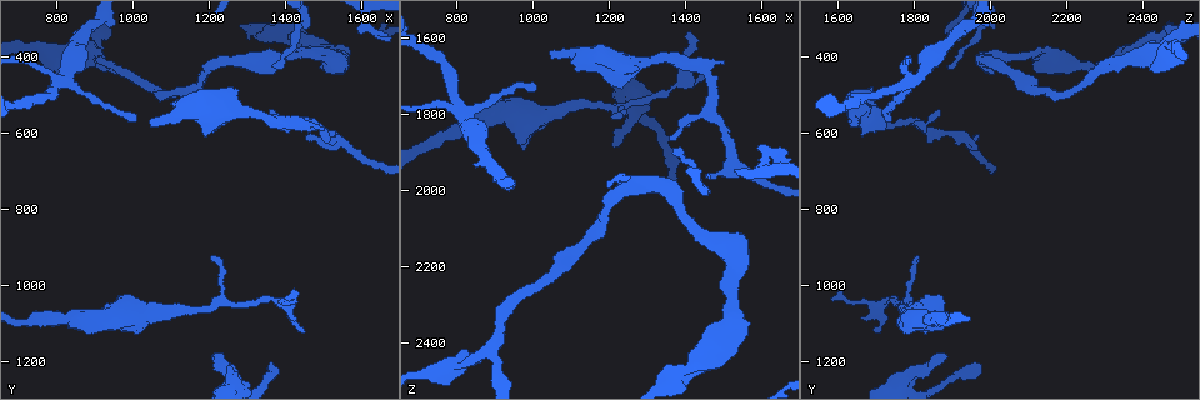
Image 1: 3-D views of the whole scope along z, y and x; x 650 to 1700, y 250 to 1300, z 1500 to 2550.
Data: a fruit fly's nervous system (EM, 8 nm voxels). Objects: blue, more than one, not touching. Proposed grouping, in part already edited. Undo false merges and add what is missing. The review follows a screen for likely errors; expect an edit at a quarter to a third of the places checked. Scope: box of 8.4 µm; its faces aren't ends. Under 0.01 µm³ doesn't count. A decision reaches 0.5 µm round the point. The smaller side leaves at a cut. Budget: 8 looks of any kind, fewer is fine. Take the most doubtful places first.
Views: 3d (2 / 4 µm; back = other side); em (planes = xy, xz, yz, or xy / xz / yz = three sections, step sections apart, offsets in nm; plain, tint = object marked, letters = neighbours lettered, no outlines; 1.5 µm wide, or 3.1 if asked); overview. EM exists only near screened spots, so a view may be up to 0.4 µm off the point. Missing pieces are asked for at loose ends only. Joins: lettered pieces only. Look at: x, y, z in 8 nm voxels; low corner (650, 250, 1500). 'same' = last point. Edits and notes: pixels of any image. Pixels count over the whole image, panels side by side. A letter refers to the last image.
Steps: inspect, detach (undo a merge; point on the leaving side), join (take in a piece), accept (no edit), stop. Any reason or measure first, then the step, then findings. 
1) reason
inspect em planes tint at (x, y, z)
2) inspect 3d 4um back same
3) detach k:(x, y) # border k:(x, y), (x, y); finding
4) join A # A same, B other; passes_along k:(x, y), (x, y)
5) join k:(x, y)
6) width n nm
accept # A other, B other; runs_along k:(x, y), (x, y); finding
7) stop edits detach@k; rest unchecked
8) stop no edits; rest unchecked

inspect em planes letters at (1210, 1180, 1885)

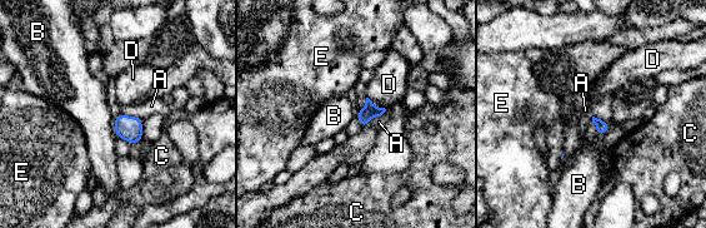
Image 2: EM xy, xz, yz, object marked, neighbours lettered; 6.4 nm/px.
accept # A other, B other, C other, D other, E other; no lettered piece goes on from it

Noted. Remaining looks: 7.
inspect em planes letters at (1045, 590, 1655)

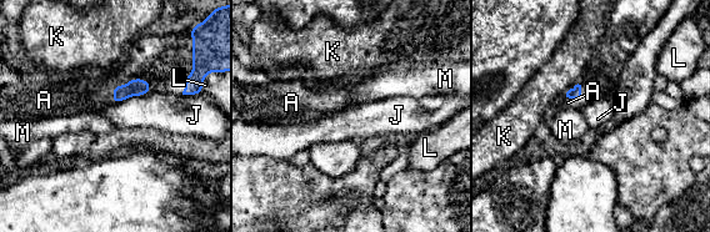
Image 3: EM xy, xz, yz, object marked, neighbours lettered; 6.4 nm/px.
join A # A same, J other, K other, L other, M other; passes_along 3:(575, 92), (578, 97), (568, 102); it goes on there

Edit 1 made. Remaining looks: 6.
inspect overview

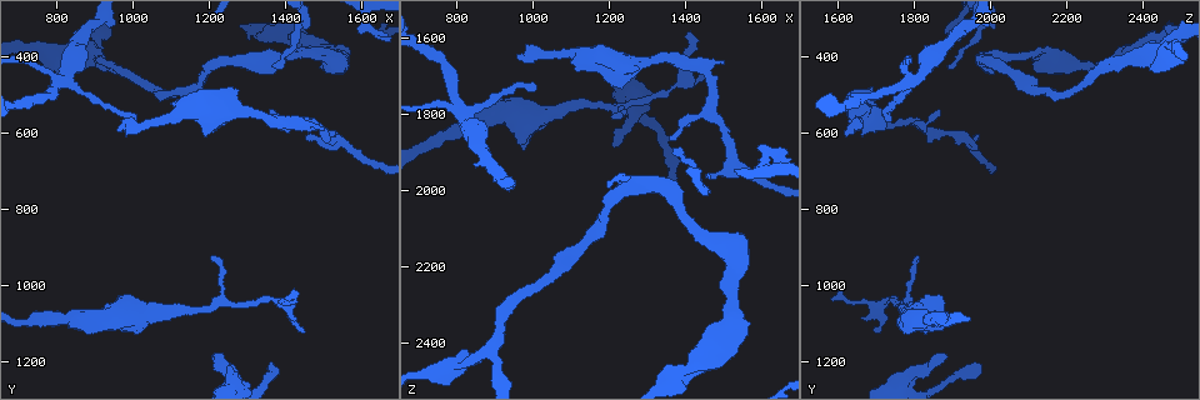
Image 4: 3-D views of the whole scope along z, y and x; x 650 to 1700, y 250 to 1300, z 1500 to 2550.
inspect em yz step 4 letters at (1395, 1035, 1585)

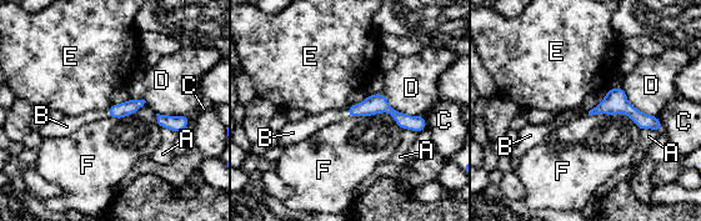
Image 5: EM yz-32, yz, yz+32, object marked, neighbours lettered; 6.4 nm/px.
join B # A other, B same, C other, D other, E other, F other; passes_along 5:(121, 110), (109, 112), (71, 122); the cell continues

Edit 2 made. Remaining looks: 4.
stop edits join@3, join@5; rest unchecked

